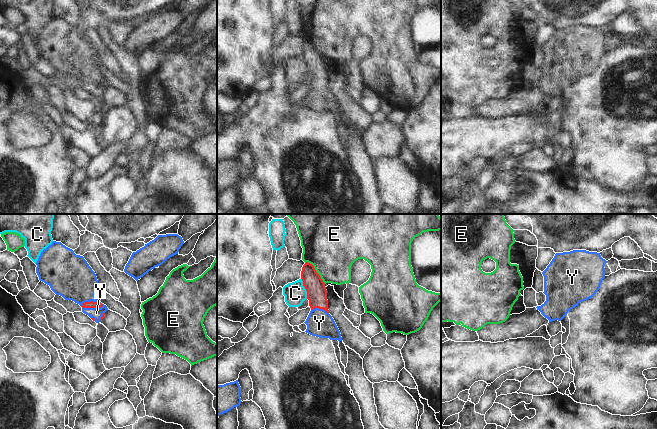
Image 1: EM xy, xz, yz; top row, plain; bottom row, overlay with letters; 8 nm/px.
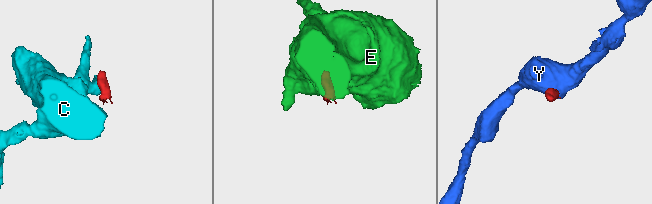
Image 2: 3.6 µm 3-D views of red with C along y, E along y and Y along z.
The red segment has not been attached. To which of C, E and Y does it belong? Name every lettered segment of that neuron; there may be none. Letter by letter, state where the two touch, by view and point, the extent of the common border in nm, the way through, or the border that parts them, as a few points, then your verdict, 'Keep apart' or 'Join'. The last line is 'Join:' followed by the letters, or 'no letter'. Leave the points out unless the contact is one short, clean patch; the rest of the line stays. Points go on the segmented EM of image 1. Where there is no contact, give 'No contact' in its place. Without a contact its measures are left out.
C: Touches red at xz (305, 288). Shared border 180 nm. Boundary: xz (301, 278), (307, 298). Keep apart
E: Touches red at xz (315, 271). Shared border 240 nm. Boundary: xz (306, 261), (313, 266), (325, 283). Keep apart
Y: Touches red at xy (92, 307). Shared border 180 nm. Path across: xy (91, 304), (92, 307), (96, 313). Join
Join: Y.

